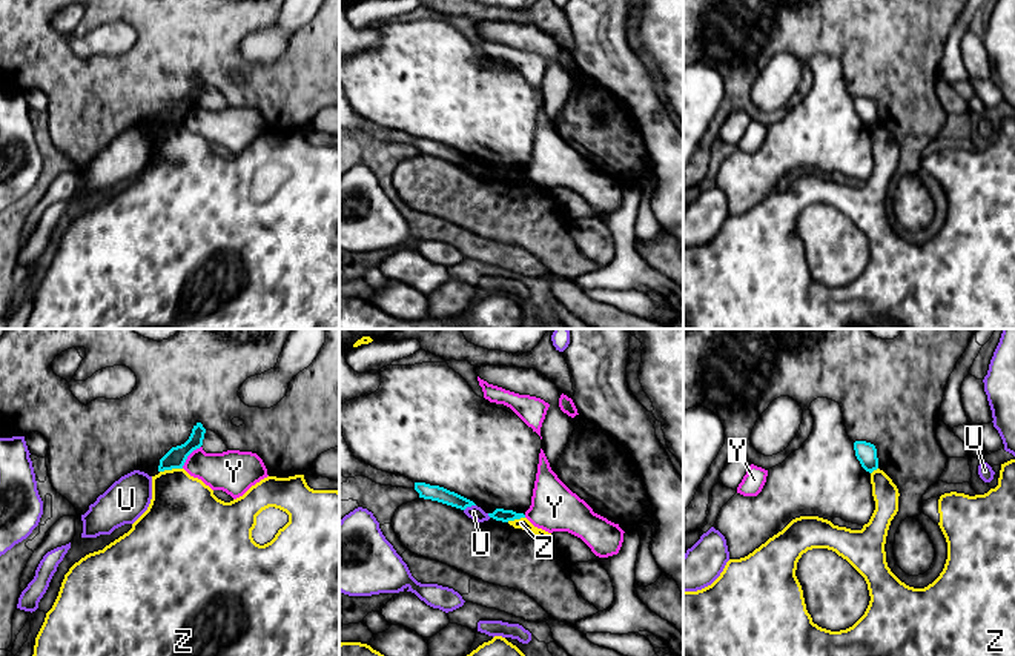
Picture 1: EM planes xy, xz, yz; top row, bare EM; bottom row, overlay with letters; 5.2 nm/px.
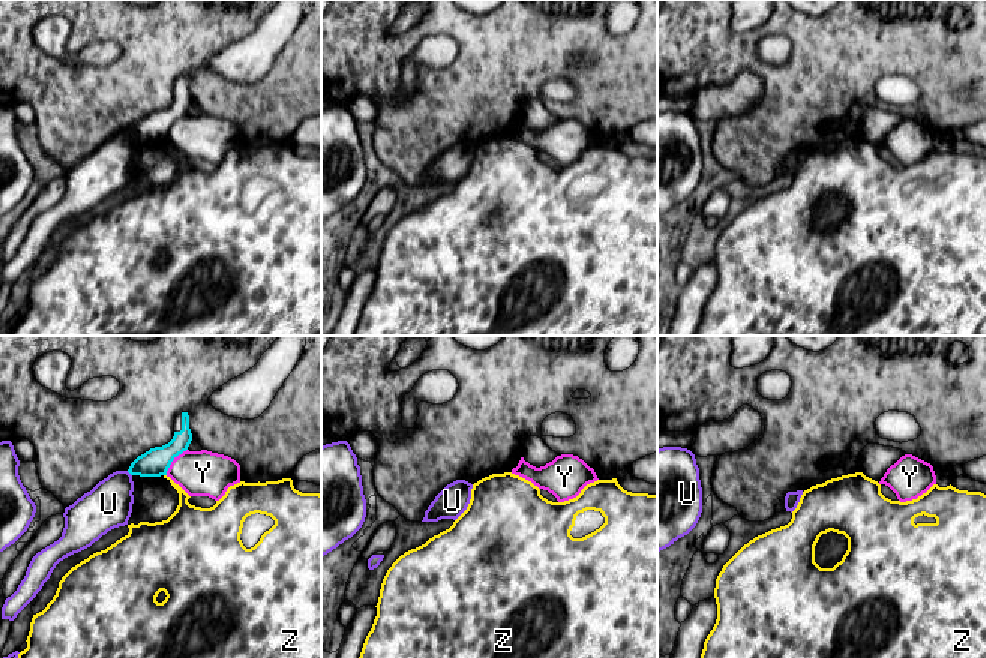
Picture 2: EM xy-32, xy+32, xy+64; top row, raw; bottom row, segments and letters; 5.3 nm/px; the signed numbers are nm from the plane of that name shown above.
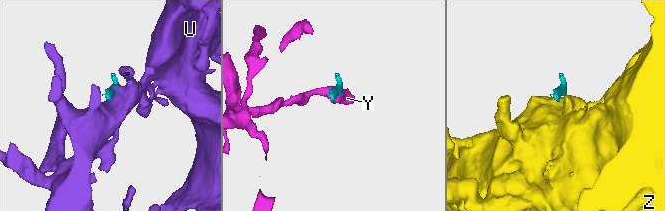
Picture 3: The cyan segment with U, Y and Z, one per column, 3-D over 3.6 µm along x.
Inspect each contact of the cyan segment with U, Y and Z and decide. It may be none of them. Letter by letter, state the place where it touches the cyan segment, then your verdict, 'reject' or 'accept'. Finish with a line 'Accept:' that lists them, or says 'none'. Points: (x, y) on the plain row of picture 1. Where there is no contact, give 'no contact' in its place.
U: xz (469, 162) | reject
Y: xy (188, 111) | reject
Z: xy (171, 125) | reject
Accept: none

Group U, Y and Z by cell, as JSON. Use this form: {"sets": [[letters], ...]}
{"sets": [["U"], ["Y"], ["Z"]]}

